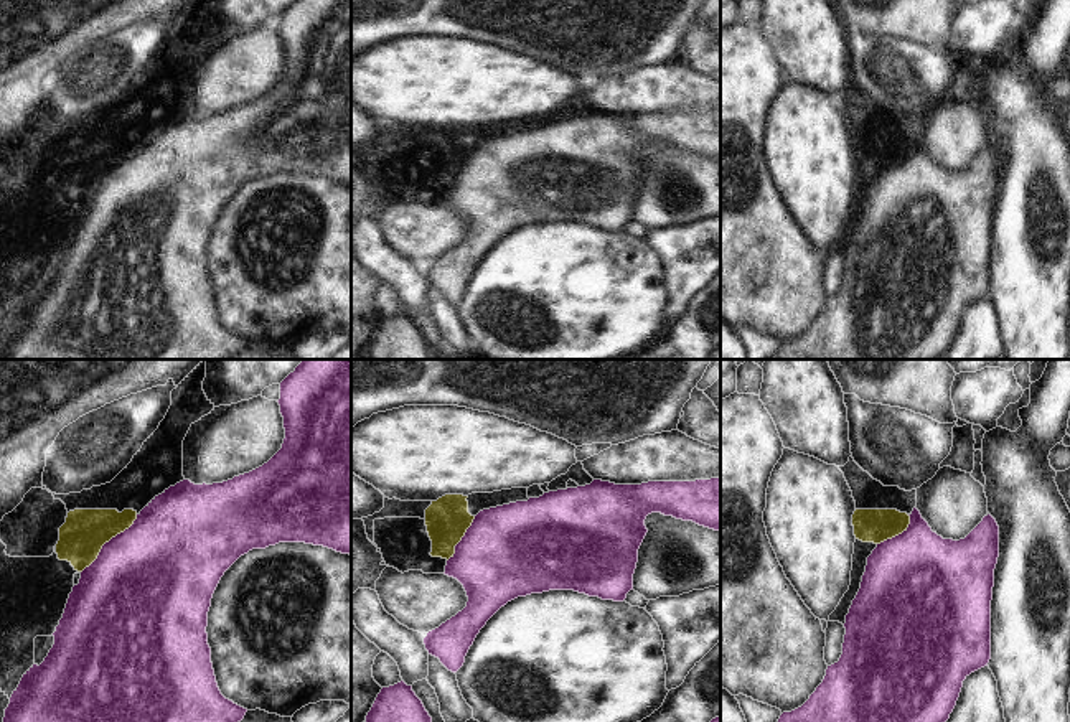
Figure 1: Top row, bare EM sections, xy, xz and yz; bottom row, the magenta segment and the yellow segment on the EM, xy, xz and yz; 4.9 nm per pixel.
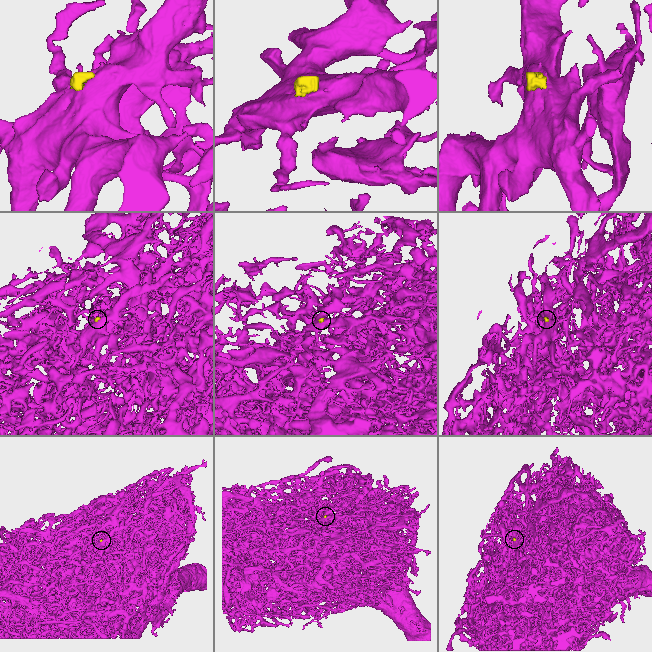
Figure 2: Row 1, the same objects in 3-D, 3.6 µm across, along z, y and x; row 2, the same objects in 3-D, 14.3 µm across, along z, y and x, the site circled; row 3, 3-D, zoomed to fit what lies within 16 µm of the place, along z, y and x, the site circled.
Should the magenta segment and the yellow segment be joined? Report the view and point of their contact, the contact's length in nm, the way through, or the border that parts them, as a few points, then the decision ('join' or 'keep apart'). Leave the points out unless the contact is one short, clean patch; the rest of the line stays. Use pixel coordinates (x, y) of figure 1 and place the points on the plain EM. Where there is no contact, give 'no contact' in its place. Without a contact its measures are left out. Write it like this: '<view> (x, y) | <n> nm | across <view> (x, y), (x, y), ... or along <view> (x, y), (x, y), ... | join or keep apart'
xy (109, 172) | 400 nm | across xy (144, 210), (109, 172), (81, 168) | join

